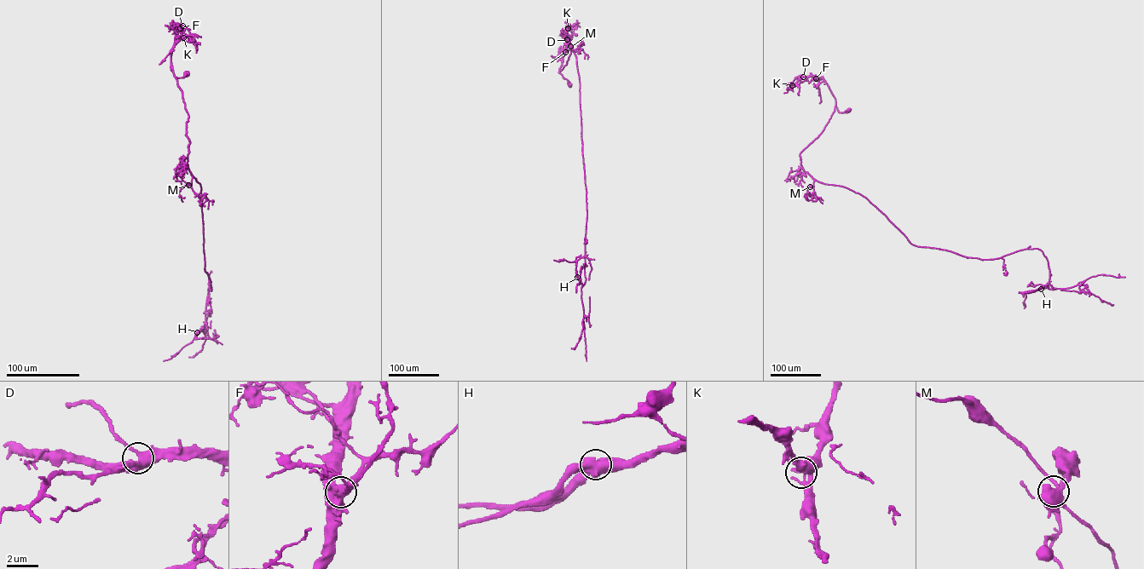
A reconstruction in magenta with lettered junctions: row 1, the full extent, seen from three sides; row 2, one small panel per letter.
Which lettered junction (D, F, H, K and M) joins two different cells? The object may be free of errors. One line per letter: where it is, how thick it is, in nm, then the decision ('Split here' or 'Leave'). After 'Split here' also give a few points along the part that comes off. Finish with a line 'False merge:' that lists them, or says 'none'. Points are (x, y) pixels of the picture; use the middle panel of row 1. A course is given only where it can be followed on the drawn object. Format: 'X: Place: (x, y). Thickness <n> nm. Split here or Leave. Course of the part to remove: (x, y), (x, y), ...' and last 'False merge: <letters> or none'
D: Place: (567, 39). Thickness 480 nm. Leave
F: Place: (565, 52). Thickness 550 nm. Split here
H: Place: (577, 277). Thickness 600 nm. Leave
K: Place: (568, 28). Thickness 440 nm. Leave
M: Place: (570, 46). Thickness 480 nm. Leave
False merge: F

